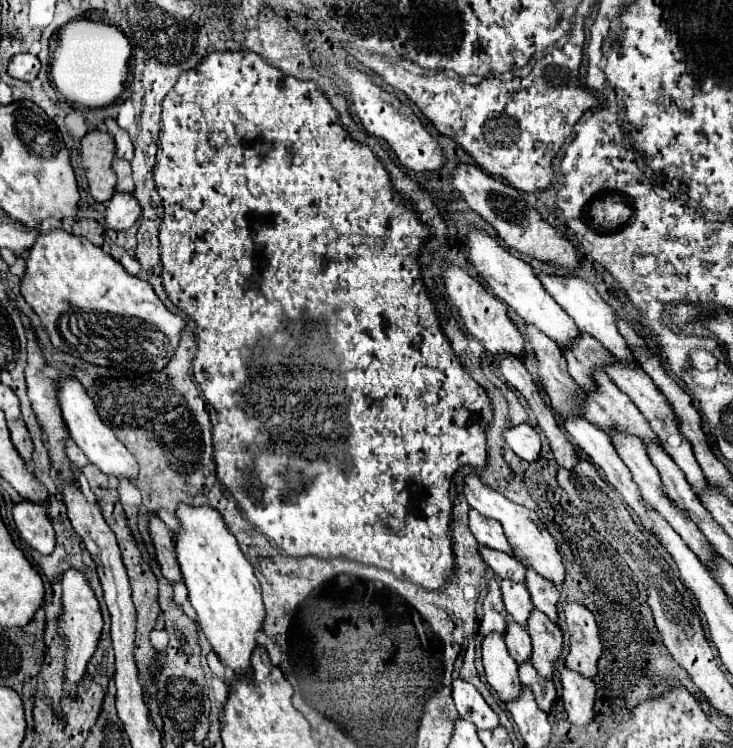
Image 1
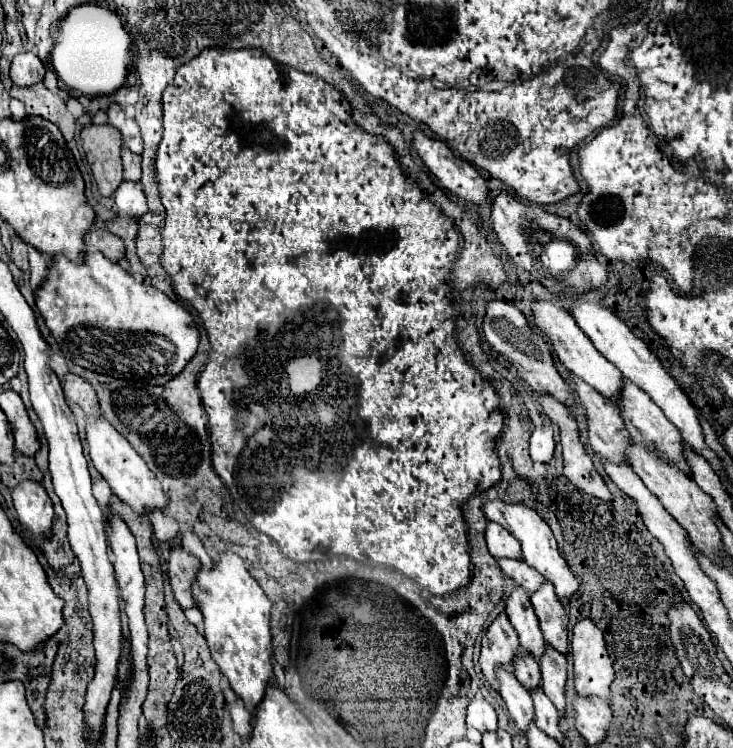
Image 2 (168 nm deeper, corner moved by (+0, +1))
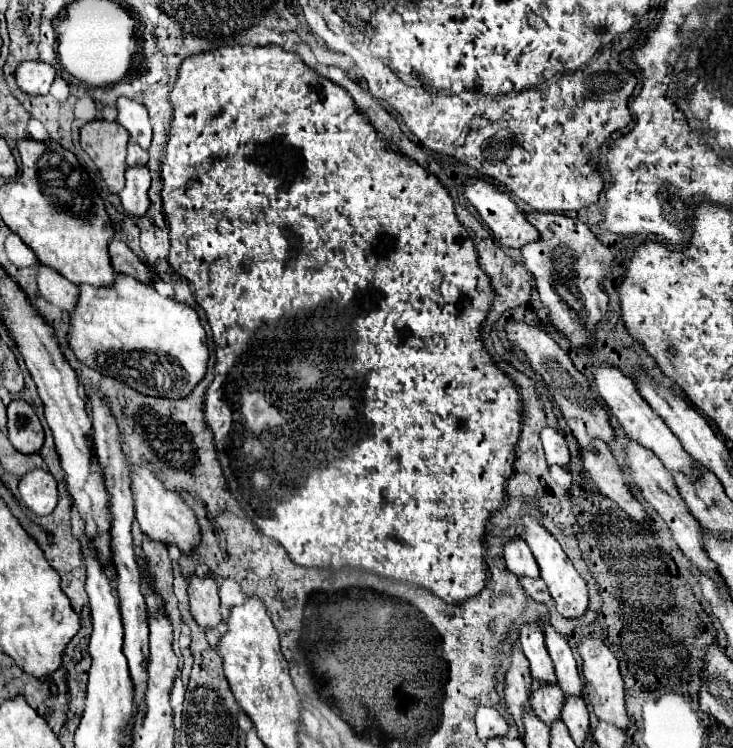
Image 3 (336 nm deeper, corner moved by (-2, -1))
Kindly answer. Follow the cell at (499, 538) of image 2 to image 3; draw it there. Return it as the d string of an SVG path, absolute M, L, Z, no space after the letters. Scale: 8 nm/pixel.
M512 538L504 542L504 562L506 562L506 568L516 576L520 574L532 576L532 578L538 576L536 560L522 538Z

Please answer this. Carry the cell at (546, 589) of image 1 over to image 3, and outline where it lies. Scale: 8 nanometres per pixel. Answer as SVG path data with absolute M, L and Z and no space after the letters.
M544 620L544 636L546 636L546 648L550 652L550 658L554 660L558 684L562 686L564 692L580 694L582 692L582 682L578 678L576 660L572 656L572 650L568 646L566 636L558 634L554 630L554 626L550 624L550 620Z

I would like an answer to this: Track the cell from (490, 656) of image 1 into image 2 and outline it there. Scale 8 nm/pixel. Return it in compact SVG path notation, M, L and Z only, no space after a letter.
M498 668L496 674L500 680L500 696L504 698L512 720L516 722L516 726L522 732L526 732L530 722L534 720L534 706L532 706L530 692L526 688L522 688L522 684L518 684L514 674L510 674L502 668Z

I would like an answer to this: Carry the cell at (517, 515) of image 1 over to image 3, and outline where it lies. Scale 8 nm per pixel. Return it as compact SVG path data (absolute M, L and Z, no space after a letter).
M522 514L518 518L520 526L524 528L522 532L522 538L524 542L530 546L536 562L538 562L538 568L540 568L540 576L542 580L548 584L550 588L550 594L556 602L556 610L566 616L566 618L576 618L576 616L582 616L588 608L588 588L586 588L586 582L580 578L580 574L574 570L572 562L568 560L568 556L564 554L564 550L560 548L560 544L556 542L556 538L538 522L538 518L530 516L530 514Z

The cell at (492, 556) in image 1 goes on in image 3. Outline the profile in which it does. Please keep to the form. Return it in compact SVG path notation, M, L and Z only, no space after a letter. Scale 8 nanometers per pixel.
M518 576L518 582L522 584L522 588L526 590L526 594L530 598L534 598L536 602L542 602L546 604L550 600L550 592L548 592L548 586L542 578L528 578L528 576Z

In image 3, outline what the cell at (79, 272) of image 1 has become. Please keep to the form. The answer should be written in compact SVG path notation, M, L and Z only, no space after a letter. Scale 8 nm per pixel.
M118 274L110 286L96 288L90 284L78 284L78 292L80 294L74 310L66 312L66 336L72 352L82 364L102 372L104 376L120 380L142 394L160 398L182 398L192 392L200 378L204 378L208 346L206 332L198 320L196 310L176 302L174 298L160 296L150 284L142 284L126 274Z

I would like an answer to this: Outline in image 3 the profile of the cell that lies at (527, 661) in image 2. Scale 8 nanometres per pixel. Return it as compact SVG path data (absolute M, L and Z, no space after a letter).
M534 680L530 692L532 692L530 708L534 710L534 714L538 714L538 718L542 722L552 724L554 720L560 718L560 710L562 710L562 702L564 702L564 694L562 694L560 686Z

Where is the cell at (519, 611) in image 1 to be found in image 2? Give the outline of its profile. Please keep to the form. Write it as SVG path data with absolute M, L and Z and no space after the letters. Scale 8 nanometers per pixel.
M516 588L506 604L506 616L510 618L510 624L514 626L518 638L520 638L520 646L524 652L528 652L530 656L534 656L536 660L540 660L546 642L544 636L540 632L538 626L538 618L534 616L534 608L530 604L530 596L526 590Z

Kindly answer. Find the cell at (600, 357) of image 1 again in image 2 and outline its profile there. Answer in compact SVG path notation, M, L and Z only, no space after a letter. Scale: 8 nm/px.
M626 380L624 388L622 388L622 402L616 406L622 412L622 418L630 430L632 440L638 440L638 444L654 444L654 448L658 448L658 452L666 452L666 456L670 456L670 464L674 464L676 468L682 468L682 472L686 472L690 476L690 466L686 464L686 456L682 456L684 444L682 444L682 436L680 436L678 428L674 428L674 424L670 420L666 420L662 410L650 400L650 396L646 396L646 392L642 392L640 388L636 388L636 384Z

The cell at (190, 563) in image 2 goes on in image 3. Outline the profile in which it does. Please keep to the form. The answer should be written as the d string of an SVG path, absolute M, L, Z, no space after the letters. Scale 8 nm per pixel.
M190 574L188 576L188 598L190 598L192 618L202 628L214 628L222 622L218 584L212 576L198 578L196 574Z

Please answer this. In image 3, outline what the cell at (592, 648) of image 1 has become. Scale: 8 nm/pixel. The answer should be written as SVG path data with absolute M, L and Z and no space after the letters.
M582 636L578 642L578 654L582 656L582 674L588 682L588 700L594 708L594 714L598 716L598 720L614 724L618 728L626 728L628 726L628 714L624 708L624 682L618 670L618 658L610 652L610 648L596 636Z

